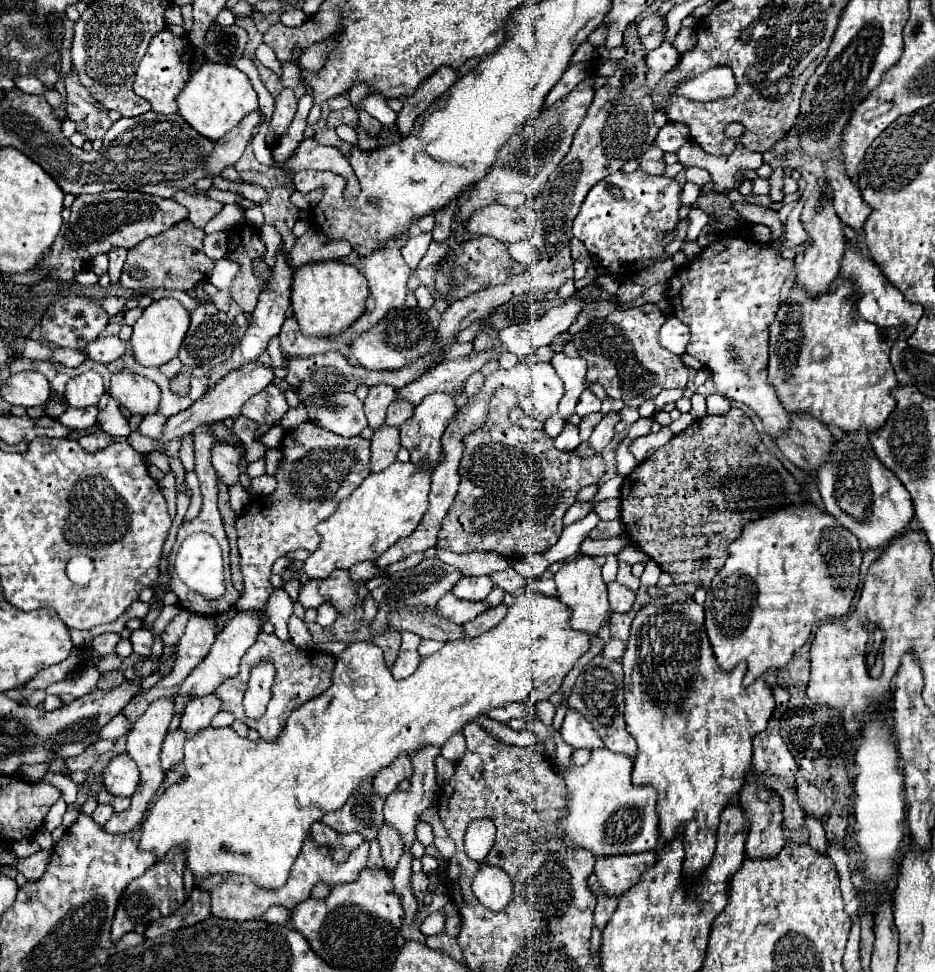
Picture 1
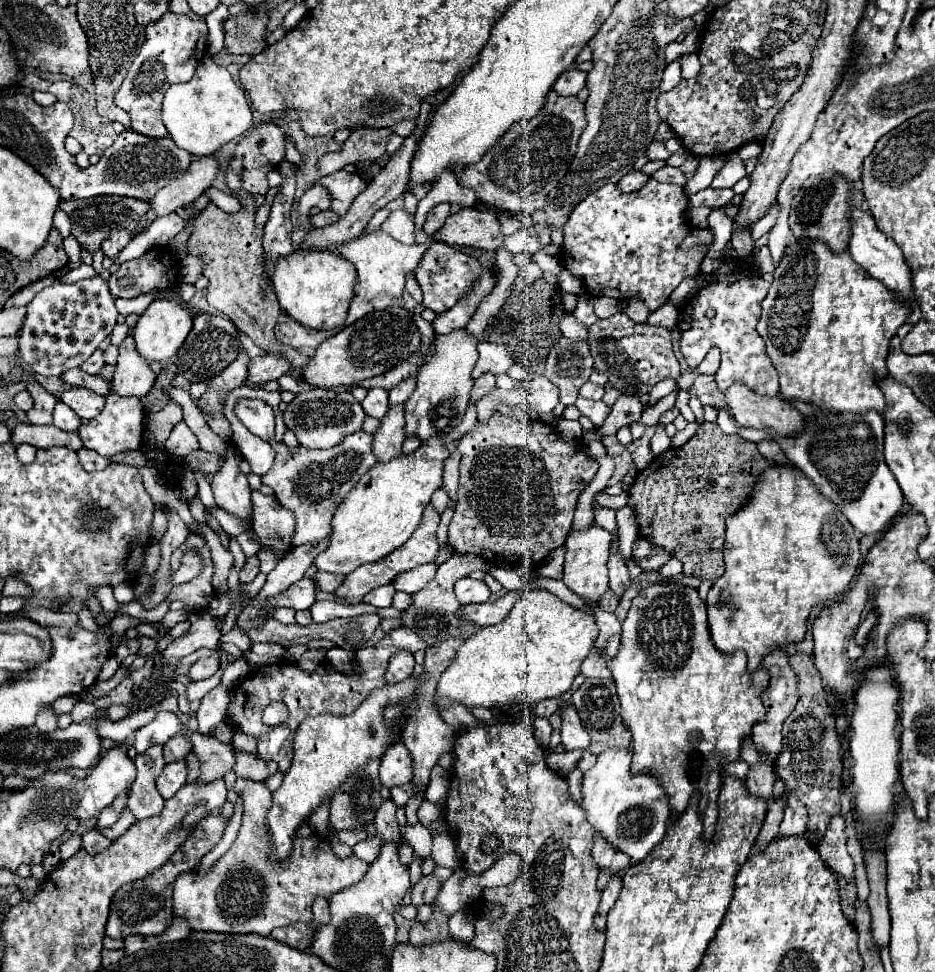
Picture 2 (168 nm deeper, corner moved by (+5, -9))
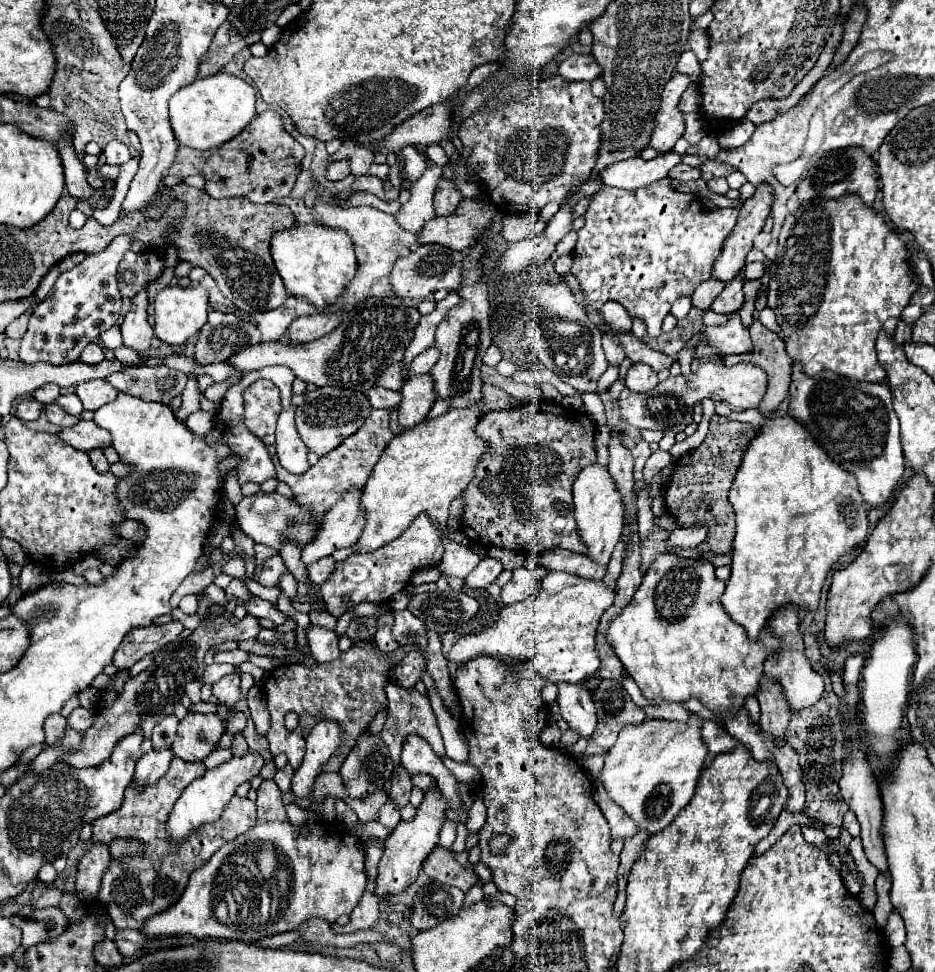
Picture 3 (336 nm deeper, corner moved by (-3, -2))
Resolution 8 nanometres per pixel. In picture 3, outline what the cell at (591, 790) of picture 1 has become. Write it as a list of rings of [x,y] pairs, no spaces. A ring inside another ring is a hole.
[[[645,720],[641,726],[625,726],[619,732],[615,746],[605,754],[605,766],[599,780],[609,798],[637,822],[639,830],[655,834],[671,824],[689,804],[707,752],[697,720],[689,720],[687,724]]]

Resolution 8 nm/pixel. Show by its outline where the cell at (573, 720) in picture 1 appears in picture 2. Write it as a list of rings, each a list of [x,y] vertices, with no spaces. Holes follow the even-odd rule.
[[[567,705],[561,709],[561,745],[571,751],[571,749],[589,749],[589,733],[583,729],[581,719],[575,711],[573,705]]]

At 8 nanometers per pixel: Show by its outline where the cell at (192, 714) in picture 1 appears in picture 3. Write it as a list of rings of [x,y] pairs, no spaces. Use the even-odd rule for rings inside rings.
[[[239,674],[223,676],[219,682],[213,684],[213,696],[225,706],[235,706],[241,700],[241,686],[239,684],[241,684]]]

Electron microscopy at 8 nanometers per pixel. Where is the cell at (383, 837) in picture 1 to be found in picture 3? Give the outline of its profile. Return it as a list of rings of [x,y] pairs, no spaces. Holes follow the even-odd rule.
[[[397,768],[397,772],[393,774],[393,778],[391,778],[391,792],[389,792],[389,800],[401,810],[405,804],[409,804],[409,794],[411,794],[411,788],[413,788],[413,784],[411,784],[411,776],[409,776],[409,772],[405,774],[405,768]]]

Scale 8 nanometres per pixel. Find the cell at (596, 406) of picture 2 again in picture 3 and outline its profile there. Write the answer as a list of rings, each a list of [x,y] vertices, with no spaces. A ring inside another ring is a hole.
[[[703,362],[697,368],[697,372],[691,372],[689,376],[669,376],[667,380],[659,382],[657,388],[645,392],[645,396],[633,396],[625,388],[619,398],[619,414],[621,420],[625,420],[635,428],[681,432],[689,422],[693,422],[693,404],[703,398],[727,400],[727,404],[733,410],[749,410],[759,406],[765,392],[767,392],[767,374],[755,364],[741,362],[735,366],[723,366],[723,364]]]

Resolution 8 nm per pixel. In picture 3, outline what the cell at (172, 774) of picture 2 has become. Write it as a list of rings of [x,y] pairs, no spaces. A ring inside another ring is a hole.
[[[173,758],[169,770],[165,776],[151,788],[145,788],[141,794],[137,794],[133,788],[125,790],[123,806],[117,812],[111,812],[97,822],[93,822],[93,838],[91,842],[105,842],[109,844],[115,838],[137,838],[147,844],[145,854],[127,858],[123,862],[111,860],[107,872],[103,874],[99,900],[107,908],[107,914],[111,916],[115,928],[135,928],[141,930],[143,924],[159,912],[165,912],[171,908],[181,896],[187,886],[187,880],[191,872],[201,868],[201,864],[207,864],[209,858],[227,842],[237,838],[239,834],[247,832],[257,822],[257,804],[249,798],[233,796],[229,806],[225,808],[223,816],[215,824],[203,824],[185,844],[171,846],[165,838],[165,814],[171,812],[177,796],[185,786],[195,780],[197,776],[205,774],[203,762],[185,762],[181,758]]]

